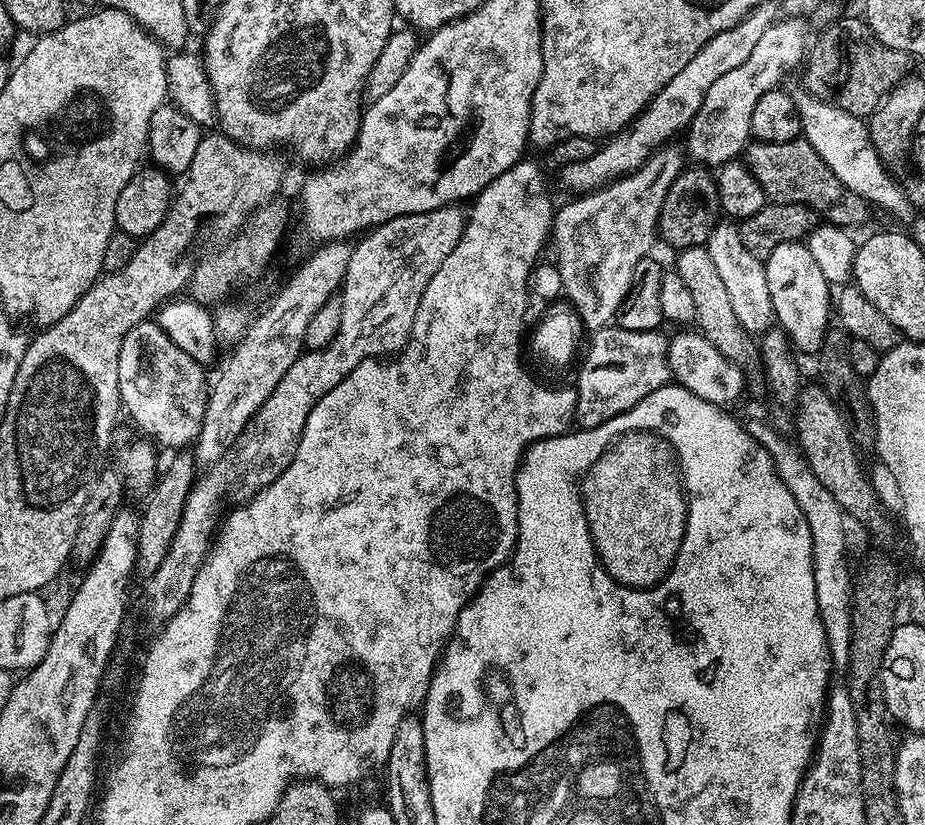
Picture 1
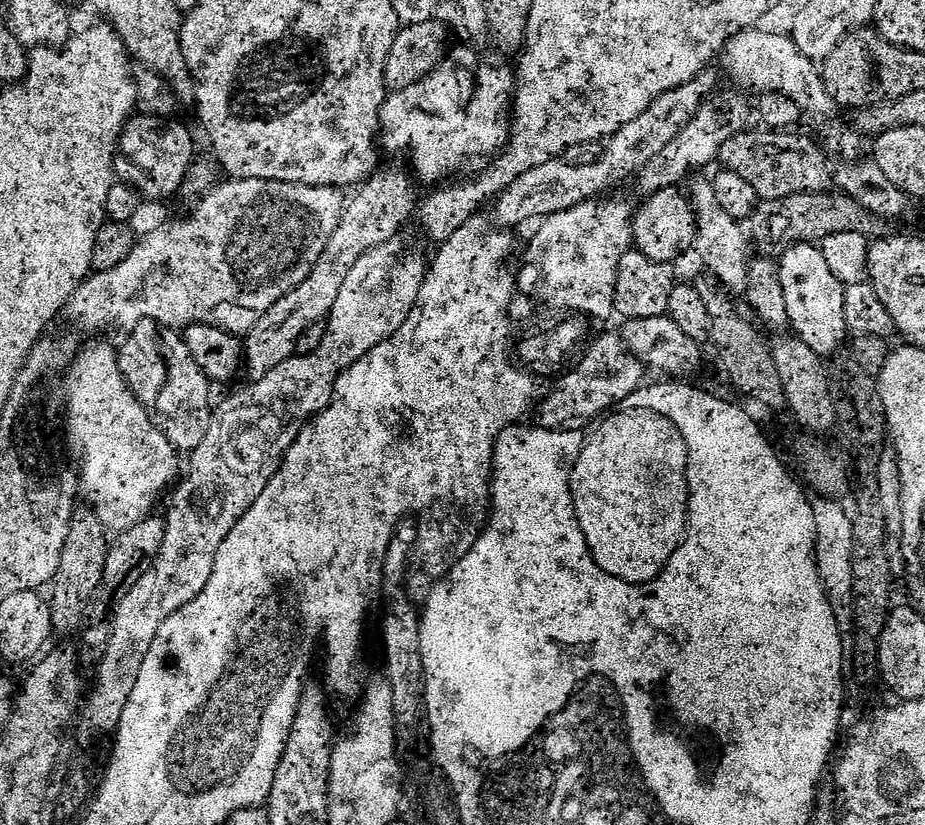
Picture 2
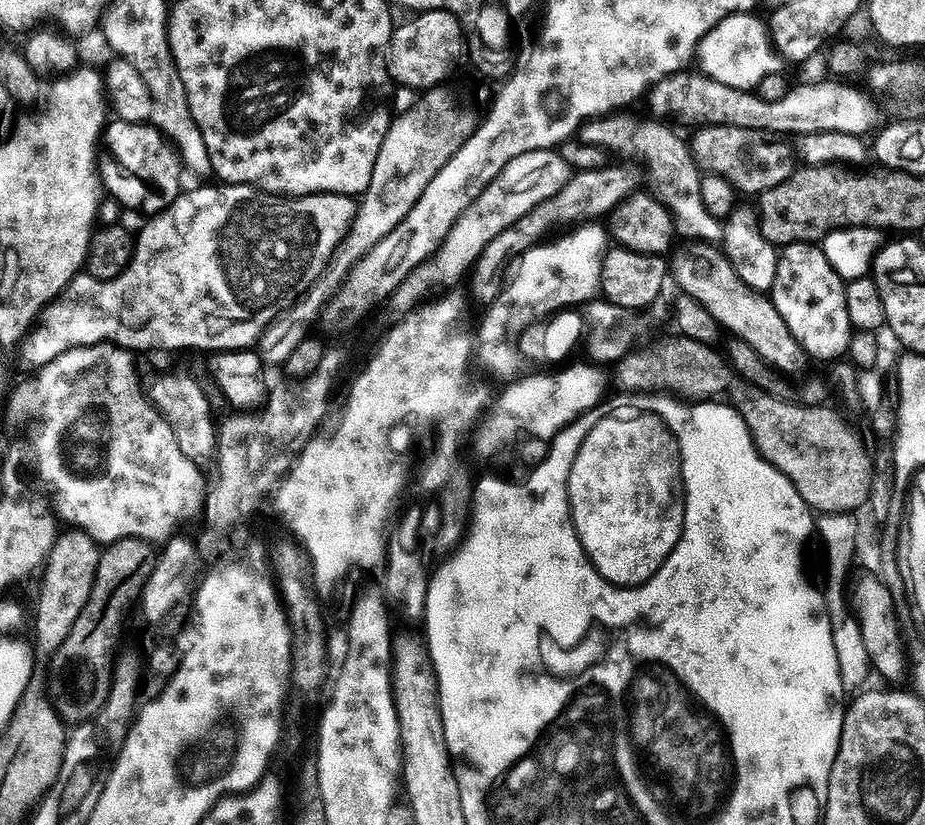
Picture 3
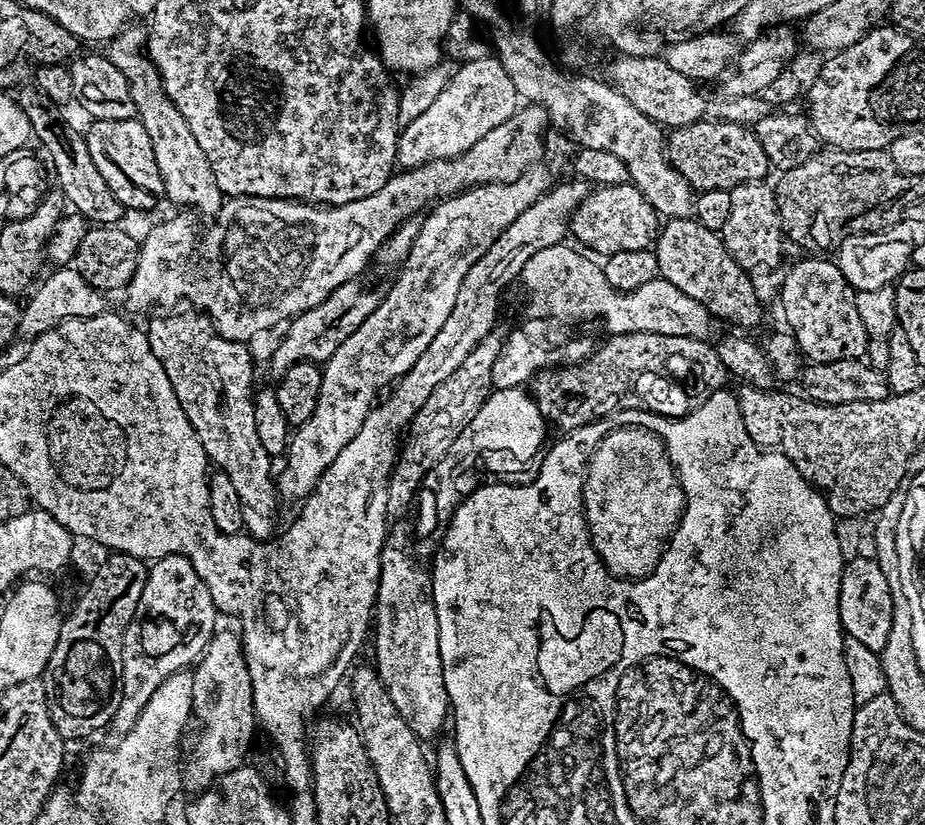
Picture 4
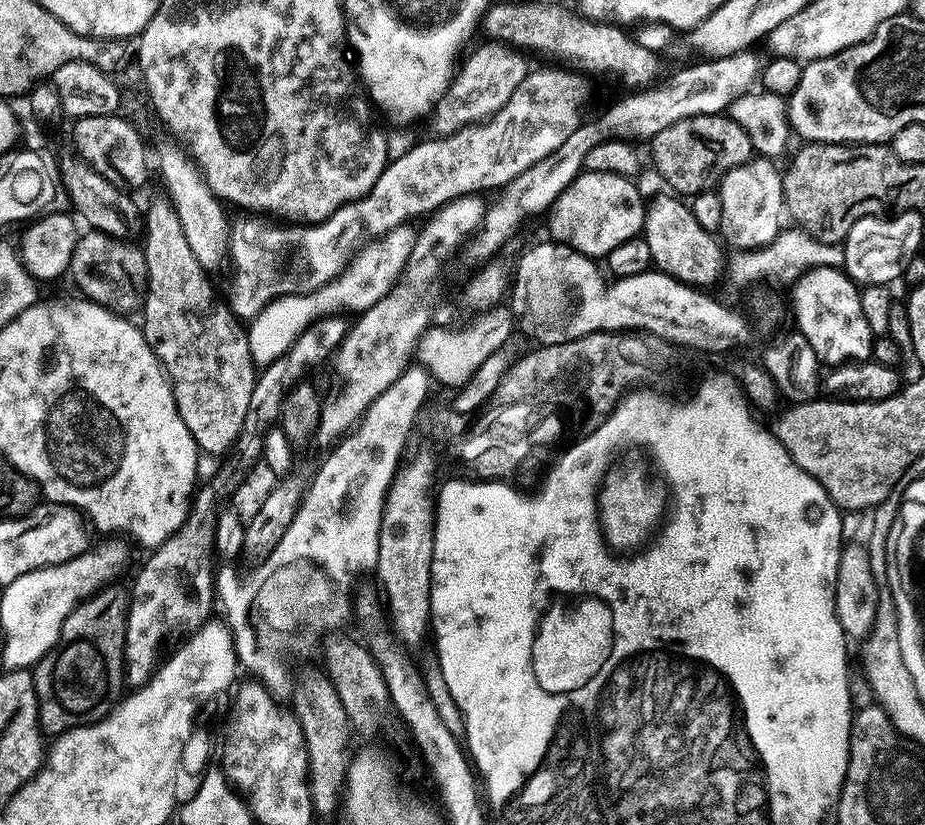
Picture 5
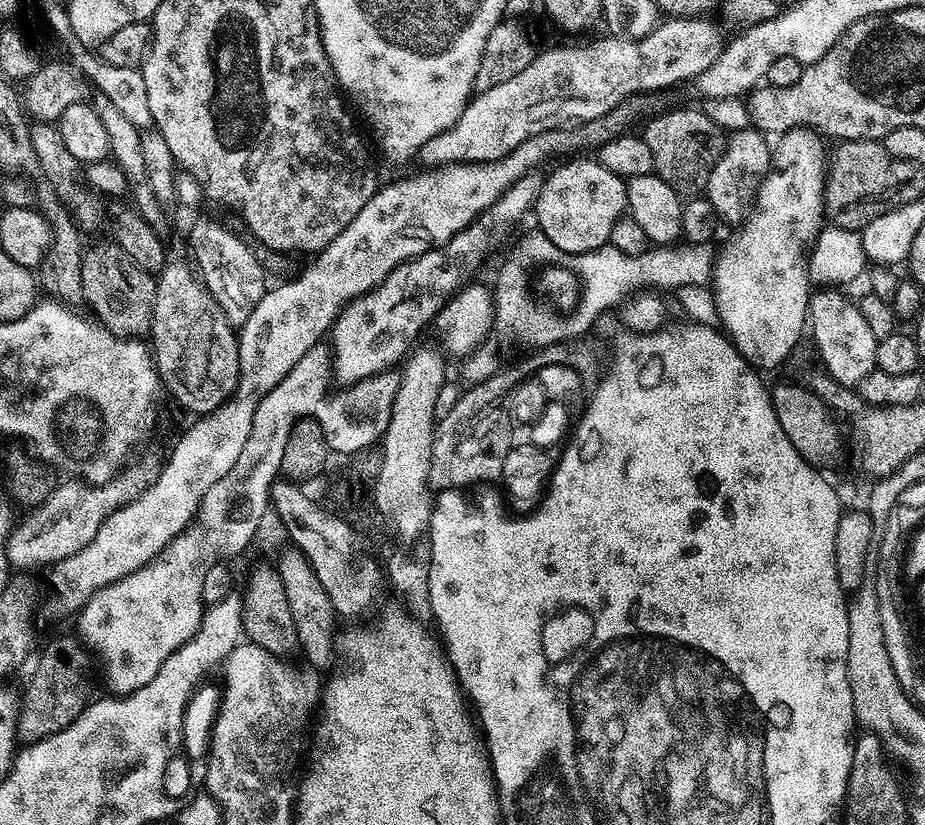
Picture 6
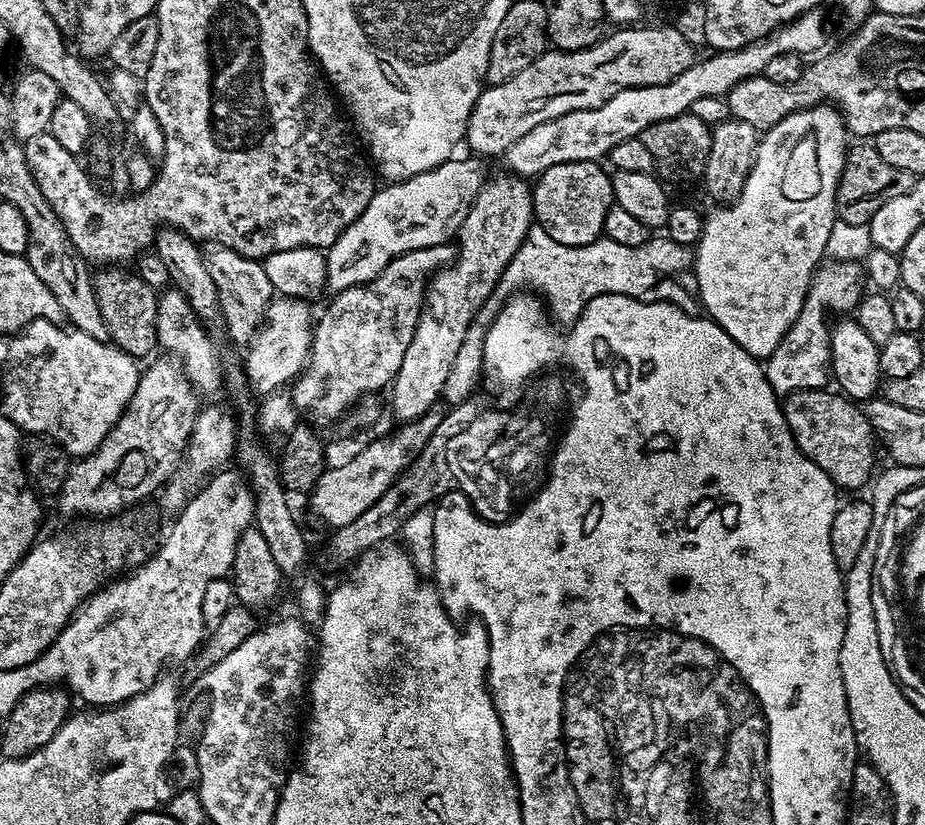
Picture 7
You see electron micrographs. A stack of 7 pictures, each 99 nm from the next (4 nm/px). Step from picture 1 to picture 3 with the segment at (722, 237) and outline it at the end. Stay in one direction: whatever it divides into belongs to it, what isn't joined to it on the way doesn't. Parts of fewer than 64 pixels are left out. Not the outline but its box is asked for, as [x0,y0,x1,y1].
[578,114,722,242]

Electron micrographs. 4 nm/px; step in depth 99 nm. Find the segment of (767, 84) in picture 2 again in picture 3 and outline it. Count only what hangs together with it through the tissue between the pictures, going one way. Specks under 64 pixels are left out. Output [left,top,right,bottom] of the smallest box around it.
[694,12,782,90]

